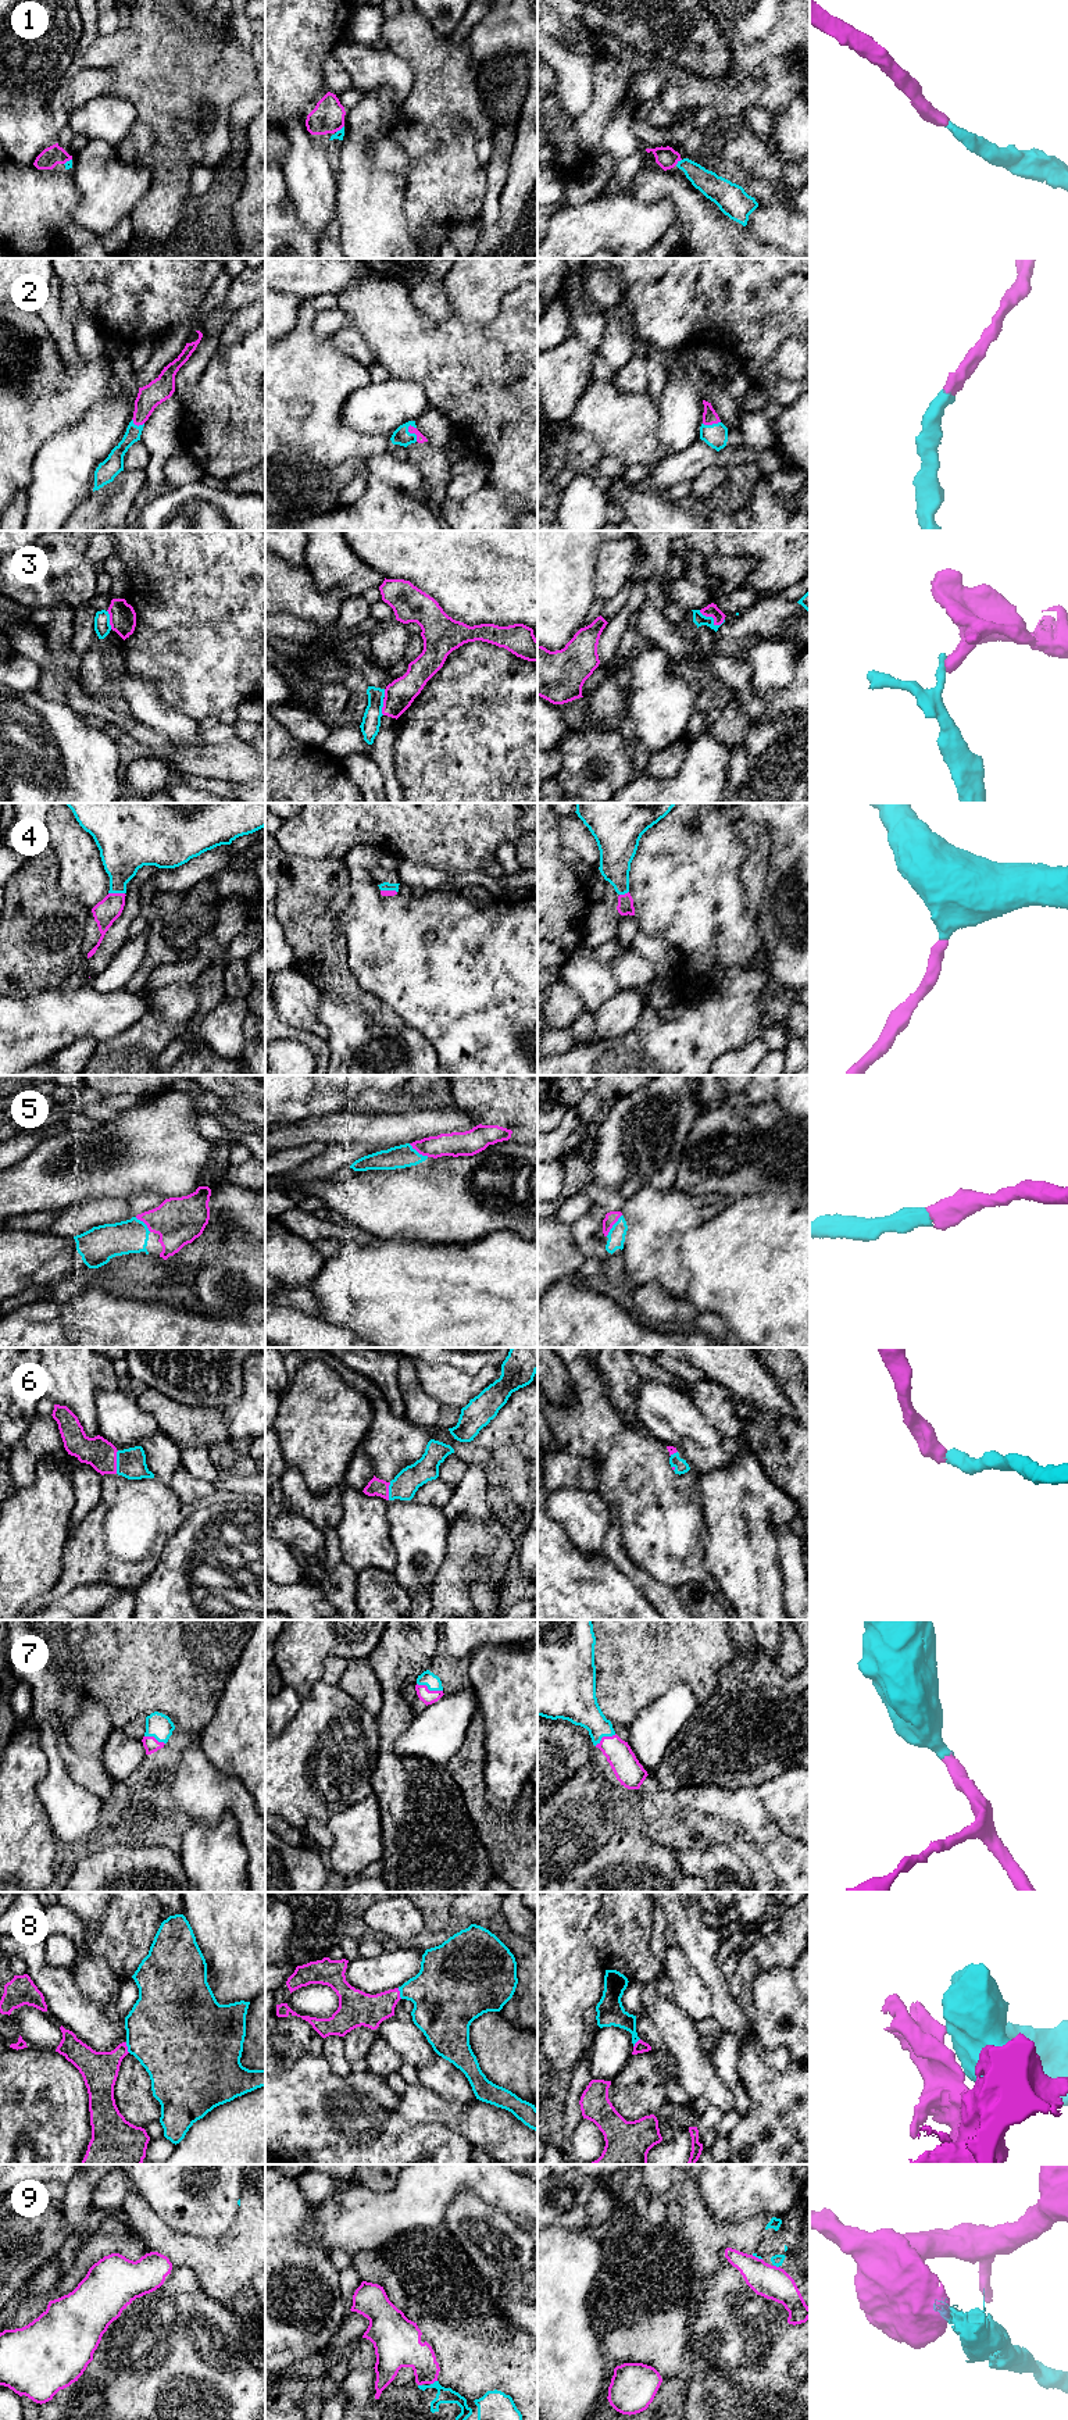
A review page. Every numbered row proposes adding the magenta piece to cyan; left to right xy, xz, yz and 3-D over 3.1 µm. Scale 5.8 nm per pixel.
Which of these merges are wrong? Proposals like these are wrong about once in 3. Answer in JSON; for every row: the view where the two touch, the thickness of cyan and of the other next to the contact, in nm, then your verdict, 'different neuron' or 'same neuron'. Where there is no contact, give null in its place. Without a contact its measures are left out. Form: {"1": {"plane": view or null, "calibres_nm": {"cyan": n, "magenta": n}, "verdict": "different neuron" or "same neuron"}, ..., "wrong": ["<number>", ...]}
{"1": {"plane": "yz", "calibres_nm": {"cyan": 140, "magenta": 120}, "verdict": "same neuron"}, "2": {"plane": "xz", "calibres_nm": {"cyan": 100, "magenta": 50}, "verdict": "same neuron"}, "3": {"plane": "yz", "calibres_nm": {"cyan": 70, "magenta": 80}, "verdict": "different neuron"}, "4": {"plane": "xy", "calibres_nm": {"cyan": 280, "magenta": 140}, "verdict": "same neuron"}, "5": {"plane": "yz", "calibres_nm": {"cyan": 100, "magenta": 70}, "verdict": "same neuron"}, "6": {"plane": "xy", "calibres_nm": {"cyan": 180, "magenta": 180}, "verdict": "same neuron"}, "7": {"plane": "xz", "calibres_nm": {"cyan": 90, "magenta": 80}, "verdict": "same neuron"}, "8": {"plane": "xy", "calibres_nm": {"cyan": 480, "magenta": 200}, "verdict": "different neuron"}, "9": {"plane": "xz", "calibres_nm": {"cyan": 100, "magenta": 200}, "verdict": "different neuron"}, "wrong": ["3", "8", "9"]}

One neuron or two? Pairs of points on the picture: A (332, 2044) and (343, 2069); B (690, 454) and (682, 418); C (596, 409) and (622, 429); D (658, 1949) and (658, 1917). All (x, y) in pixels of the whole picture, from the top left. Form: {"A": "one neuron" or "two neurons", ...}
{"A": "one neuron", "B": "two neurons", "C": "one neuron", "D": "one neuron"}

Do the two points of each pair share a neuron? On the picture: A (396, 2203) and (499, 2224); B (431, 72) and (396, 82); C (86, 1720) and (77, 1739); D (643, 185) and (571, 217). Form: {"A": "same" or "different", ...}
{"A": "different", "B": "different", "C": "same", "D": "different"}

